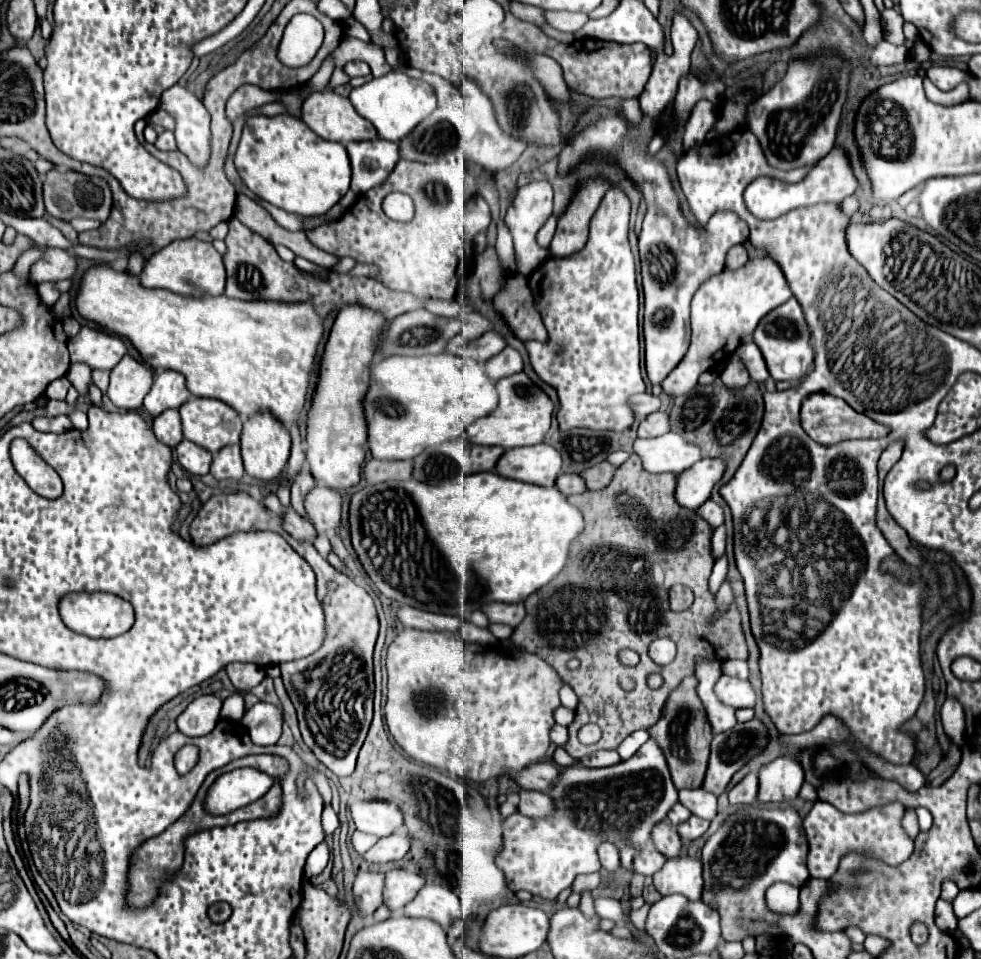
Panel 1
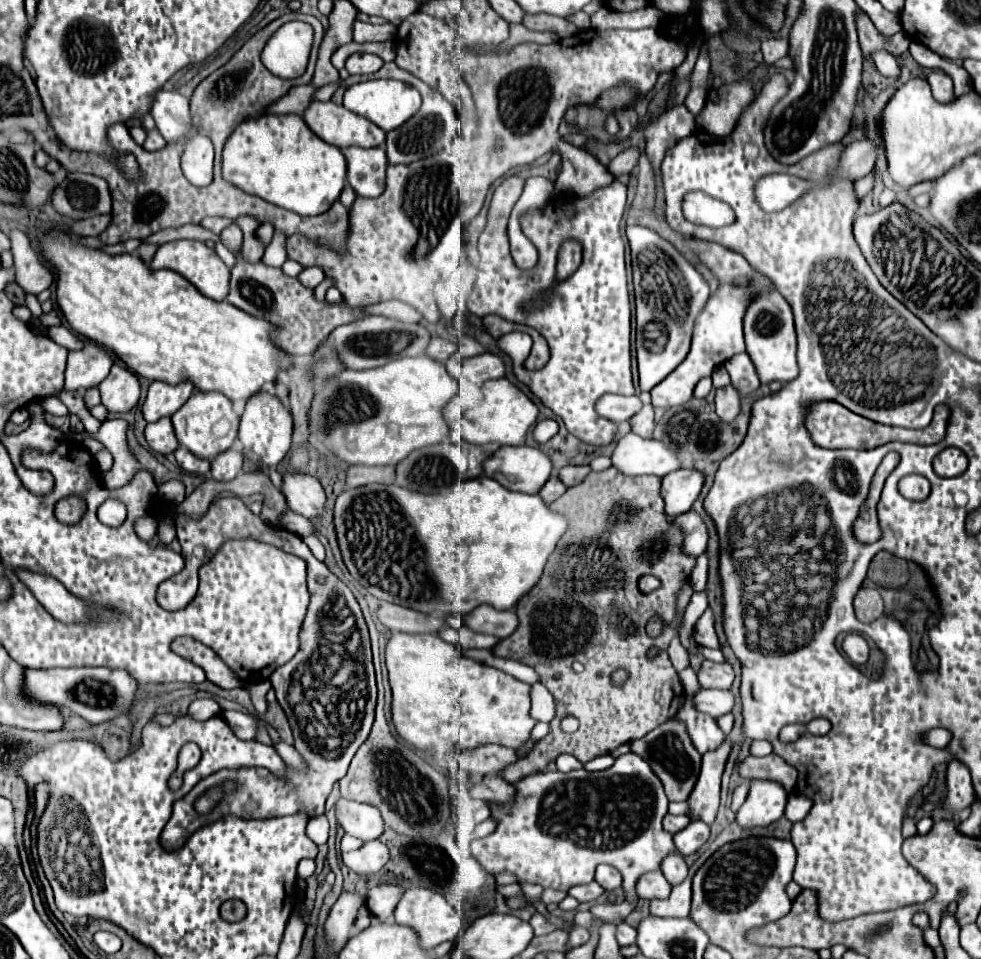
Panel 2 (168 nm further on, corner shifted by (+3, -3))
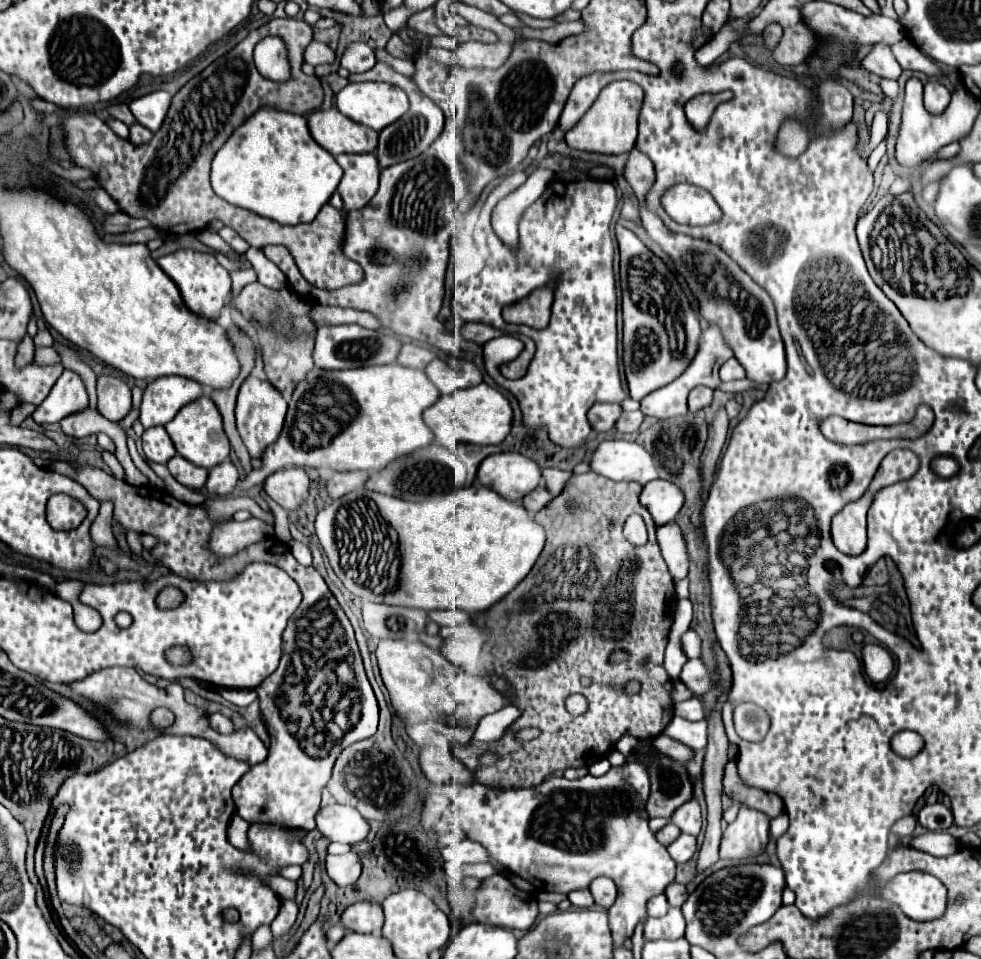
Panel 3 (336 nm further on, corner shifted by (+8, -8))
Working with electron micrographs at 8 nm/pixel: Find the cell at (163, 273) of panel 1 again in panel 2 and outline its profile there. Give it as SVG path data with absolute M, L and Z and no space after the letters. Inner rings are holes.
M173 241L173 243L165 243L157 249L153 261L151 261L151 271L159 271L159 269L171 269L179 275L183 275L187 281L191 281L203 295L207 295L209 299L215 301L223 301L229 293L229 267L217 257L217 253L213 249L209 249L205 243L201 241Z

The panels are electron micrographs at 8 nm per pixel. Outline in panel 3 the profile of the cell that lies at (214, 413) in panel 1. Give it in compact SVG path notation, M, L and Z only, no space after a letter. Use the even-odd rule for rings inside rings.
M200 396L198 400L186 404L178 414L176 418L172 418L166 426L166 432L168 436L172 438L174 446L176 446L176 452L190 460L192 464L196 466L202 466L202 468L214 468L216 464L228 460L228 454L230 454L230 442L224 434L224 428L222 428L222 416L216 408L216 404L208 398L208 396Z

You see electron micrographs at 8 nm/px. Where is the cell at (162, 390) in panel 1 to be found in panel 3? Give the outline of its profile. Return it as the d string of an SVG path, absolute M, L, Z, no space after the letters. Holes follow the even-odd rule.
M156 378L144 390L140 422L144 428L164 426L178 414L182 406L194 402L202 394L204 388L198 386L198 382L194 382L192 378Z

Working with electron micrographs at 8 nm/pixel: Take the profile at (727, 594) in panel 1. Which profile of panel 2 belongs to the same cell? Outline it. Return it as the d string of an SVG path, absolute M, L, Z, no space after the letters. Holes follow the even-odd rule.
M707 609L701 619L695 625L695 641L703 647L711 647L711 649L721 649L717 633L715 633L715 617L713 611Z

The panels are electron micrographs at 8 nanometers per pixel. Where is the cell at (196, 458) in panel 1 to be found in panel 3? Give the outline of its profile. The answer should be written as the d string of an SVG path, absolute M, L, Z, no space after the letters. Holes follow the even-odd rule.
M182 456L170 458L166 466L168 466L172 478L176 478L176 480L178 480L180 484L184 484L186 488L192 488L192 490L204 488L206 478L208 478L208 470L206 470L206 468L194 466L192 462L188 462L188 460L182 458Z

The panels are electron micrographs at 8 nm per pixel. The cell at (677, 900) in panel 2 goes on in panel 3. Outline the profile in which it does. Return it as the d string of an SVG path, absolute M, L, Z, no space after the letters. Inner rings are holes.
M670 908L664 918L646 918L644 938L646 940L666 940L684 936L684 916L680 908Z

